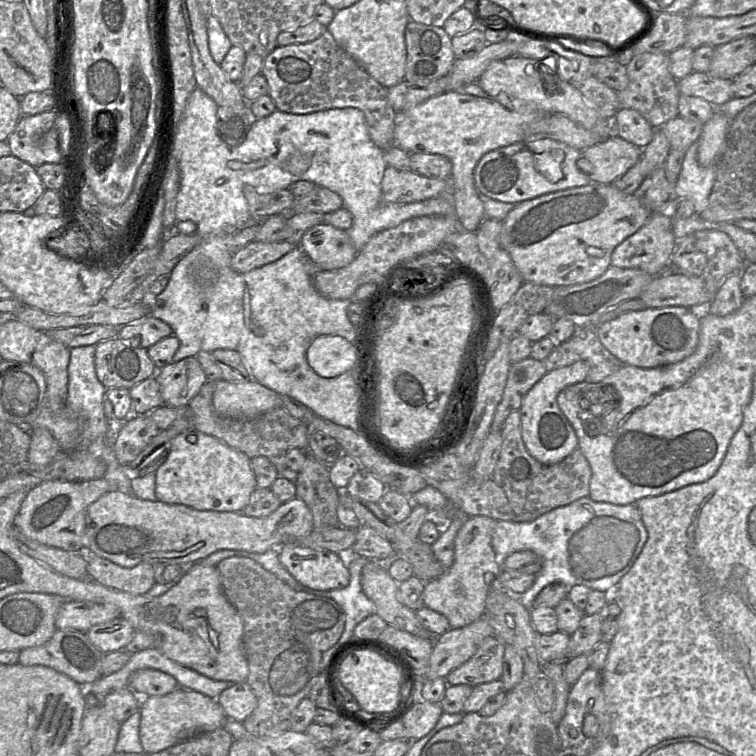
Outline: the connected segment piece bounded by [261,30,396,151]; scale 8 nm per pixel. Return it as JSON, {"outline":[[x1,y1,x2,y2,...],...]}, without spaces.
{"outline":[[328,30,311,42,277,46,264,58,261,74,267,80,268,95,275,102,276,109,292,114,308,114,333,108,358,108,365,114,369,135,379,148,385,151,396,145,396,112,389,103,388,88,377,82,347,54]]}

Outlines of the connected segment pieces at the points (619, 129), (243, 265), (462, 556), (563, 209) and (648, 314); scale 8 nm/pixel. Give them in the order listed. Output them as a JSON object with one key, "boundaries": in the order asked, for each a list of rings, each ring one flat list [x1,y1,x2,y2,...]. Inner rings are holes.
{"boundaries":[[[621,108,613,119,614,134,644,149,653,139,655,128,635,109]],[[252,241,238,249,232,256,231,267,237,272,248,272,273,262,295,247,288,241]],[[487,516,469,517,455,538,453,564,438,578,425,582,424,606,444,615,451,629,462,628,481,618,486,609,487,594,494,584,498,584,502,561,491,545,496,521]],[[612,184,588,185,556,191,522,201,502,221,500,244,511,256,524,282,551,287,590,282,611,266,614,249,643,227,652,212,634,194,626,194]],[[682,306,625,312,595,328,602,345,625,365,655,368,687,358,697,348,700,319,697,309]]]}

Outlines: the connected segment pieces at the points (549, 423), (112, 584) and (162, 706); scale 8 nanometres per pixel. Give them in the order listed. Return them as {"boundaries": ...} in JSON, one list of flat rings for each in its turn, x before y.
{"boundaries":[[[583,360,548,371,522,398,519,409,522,440,528,453,544,466,561,462,578,448,576,433,560,410,556,399,565,387,583,382,588,371,589,364]],[[85,551,88,578,106,587,145,595,156,583,154,565,141,563,131,568,122,567,106,558]],[[177,688,163,696,141,697,139,737,148,755,172,747,192,736,223,727,228,718,218,702,200,692]]]}

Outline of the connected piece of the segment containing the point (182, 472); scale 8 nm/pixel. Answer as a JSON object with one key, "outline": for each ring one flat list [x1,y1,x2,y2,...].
{"outline":[[186,430,172,439,166,460,155,472,157,500,197,510,242,512,257,489,250,459,214,436]]}

